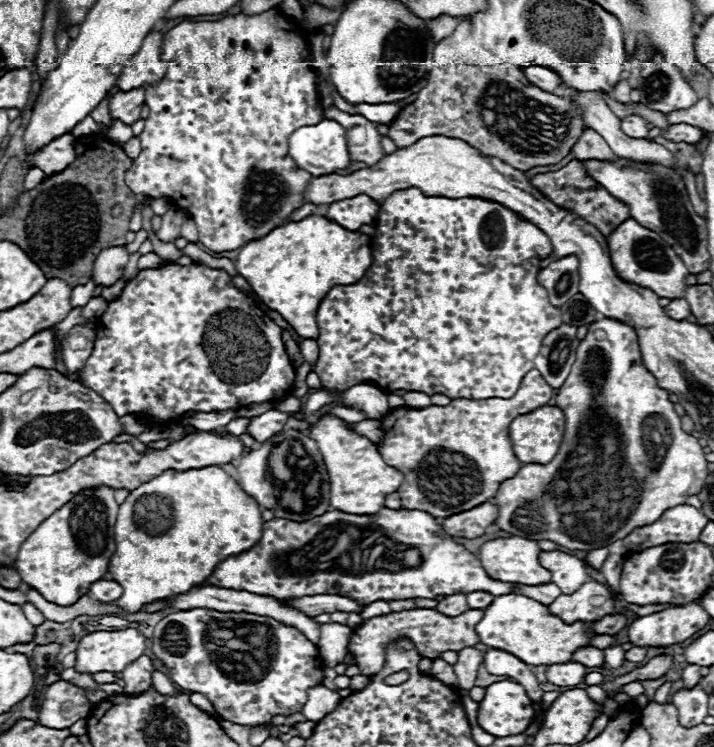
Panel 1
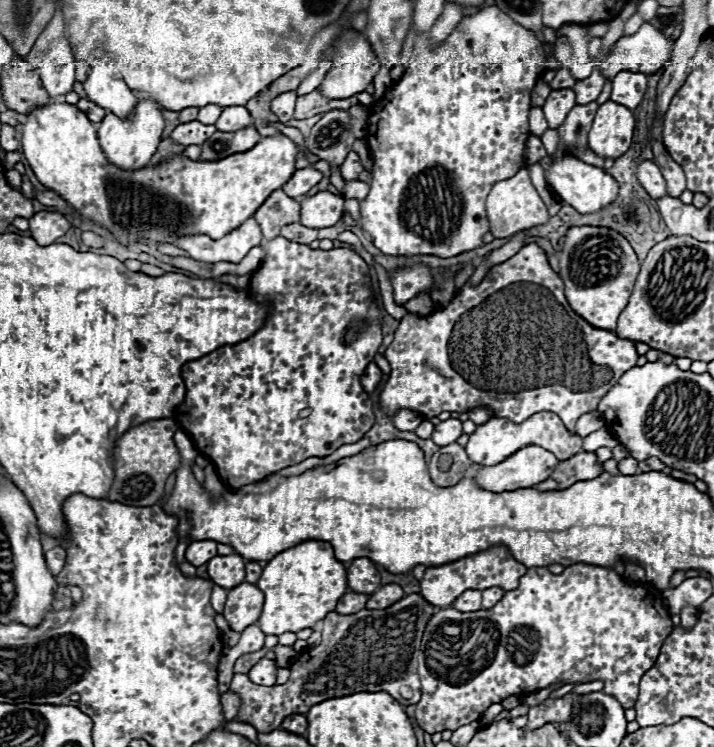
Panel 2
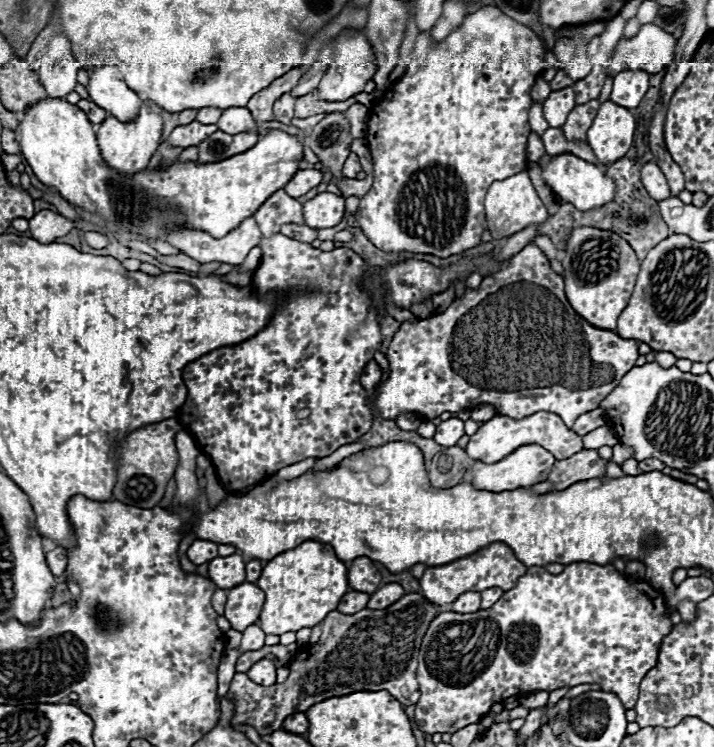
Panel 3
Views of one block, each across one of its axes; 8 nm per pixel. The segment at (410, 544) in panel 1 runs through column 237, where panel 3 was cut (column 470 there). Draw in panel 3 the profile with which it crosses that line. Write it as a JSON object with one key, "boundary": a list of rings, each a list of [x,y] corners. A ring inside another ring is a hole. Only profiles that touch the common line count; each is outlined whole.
{"boundary":[[[490,544],[466,558],[454,560],[450,564],[442,564],[442,566],[434,566],[434,568],[426,568],[420,586],[422,586],[422,594],[426,600],[430,600],[432,604],[452,604],[460,594],[468,592],[468,590],[486,590],[486,588],[502,588],[502,590],[510,590],[518,584],[518,578],[526,574],[526,566],[522,562],[516,560],[514,552],[510,552],[510,548],[506,544]]]}

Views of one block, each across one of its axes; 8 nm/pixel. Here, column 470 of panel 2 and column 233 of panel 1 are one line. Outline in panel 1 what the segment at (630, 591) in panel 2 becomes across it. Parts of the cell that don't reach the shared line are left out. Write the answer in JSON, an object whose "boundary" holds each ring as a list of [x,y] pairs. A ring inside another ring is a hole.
{"boundary":[[[178,610],[158,622],[152,652],[168,668],[168,676],[178,688],[204,694],[228,722],[254,726],[270,722],[276,714],[300,712],[306,690],[324,680],[326,668],[320,662],[318,648],[298,628],[270,616],[252,614],[252,624],[264,636],[250,636],[248,612]]]}

